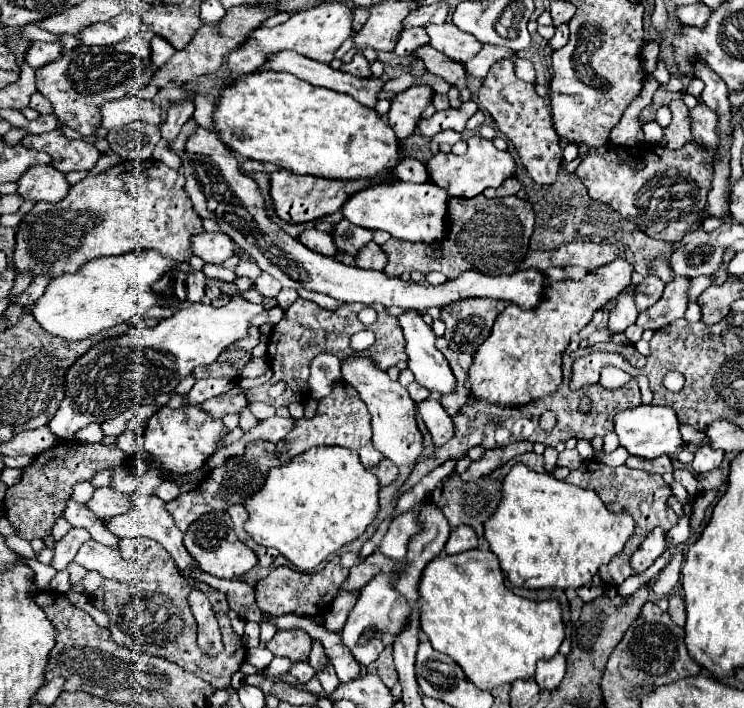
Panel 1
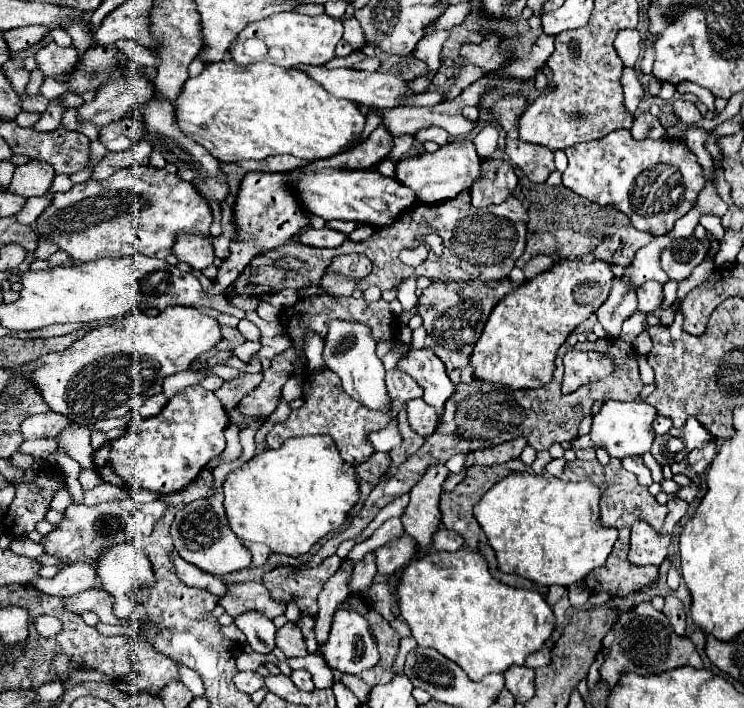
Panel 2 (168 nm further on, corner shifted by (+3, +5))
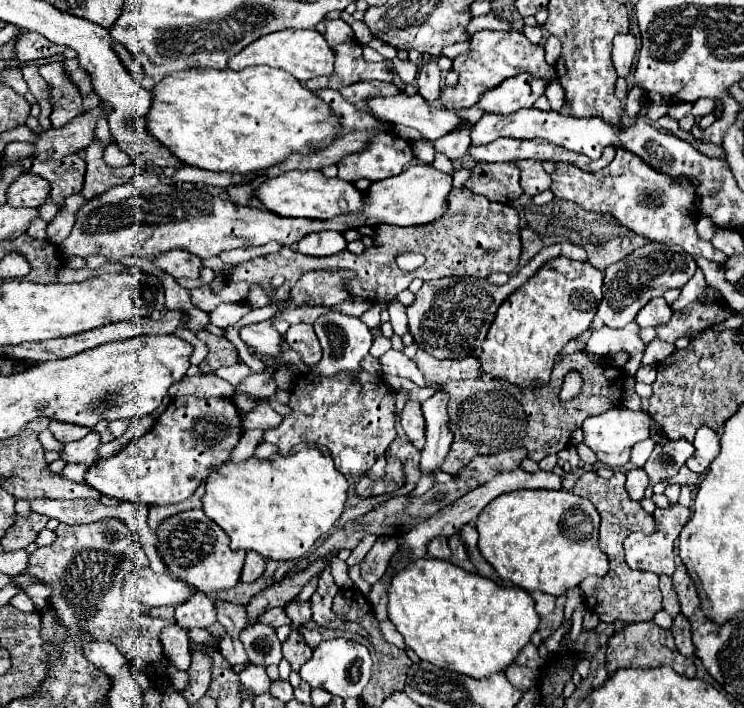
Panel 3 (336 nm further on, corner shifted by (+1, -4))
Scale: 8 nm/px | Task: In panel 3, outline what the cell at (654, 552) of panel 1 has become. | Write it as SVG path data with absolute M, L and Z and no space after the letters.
M676 503L672 507L666 509L656 509L654 511L654 519L658 521L656 531L650 535L644 533L632 533L626 537L624 541L624 555L626 555L626 565L630 569L638 569L638 571L650 571L656 575L672 575L674 573L674 565L676 565L676 557L674 557L674 541L680 535L680 529L688 523L690 519L690 509Z

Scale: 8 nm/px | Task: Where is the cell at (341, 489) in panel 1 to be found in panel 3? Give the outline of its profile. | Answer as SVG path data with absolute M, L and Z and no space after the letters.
M296 445L286 455L272 455L268 459L250 457L240 463L220 463L206 479L206 493L202 497L202 511L222 527L222 531L230 537L230 547L234 551L256 551L264 559L300 559L304 557L312 545L330 533L336 519L344 511L346 503L346 491L348 481L346 477L334 467L334 461L328 453L328 449L320 445Z

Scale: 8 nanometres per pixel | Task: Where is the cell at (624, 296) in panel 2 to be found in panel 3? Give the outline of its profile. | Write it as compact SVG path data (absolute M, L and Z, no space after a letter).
M646 243L636 249L622 261L616 261L604 271L604 287L602 301L598 305L598 317L610 329L622 329L634 321L636 313L654 297L662 295L668 289L684 287L692 275L696 273L696 261L692 255L684 253L678 245L662 245L662 243Z

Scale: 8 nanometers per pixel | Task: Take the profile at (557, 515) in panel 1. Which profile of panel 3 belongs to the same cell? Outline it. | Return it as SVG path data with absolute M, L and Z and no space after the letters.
M530 491L504 493L490 501L476 519L478 549L494 571L514 585L548 595L564 595L588 575L606 575L608 557L598 547L600 515L592 503L572 491Z

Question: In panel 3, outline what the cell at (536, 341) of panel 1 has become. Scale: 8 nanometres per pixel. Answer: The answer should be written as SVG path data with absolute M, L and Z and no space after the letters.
M568 257L548 261L498 309L482 345L482 371L504 377L514 385L542 385L550 379L554 359L562 347L582 335L598 311L604 275L590 263Z

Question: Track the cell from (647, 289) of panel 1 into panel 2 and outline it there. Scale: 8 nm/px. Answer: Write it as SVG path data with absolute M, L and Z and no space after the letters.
M654 280L646 282L646 284L642 284L642 288L636 290L636 296L638 296L638 310L654 312L660 306L662 298L664 298L662 284L654 282Z

